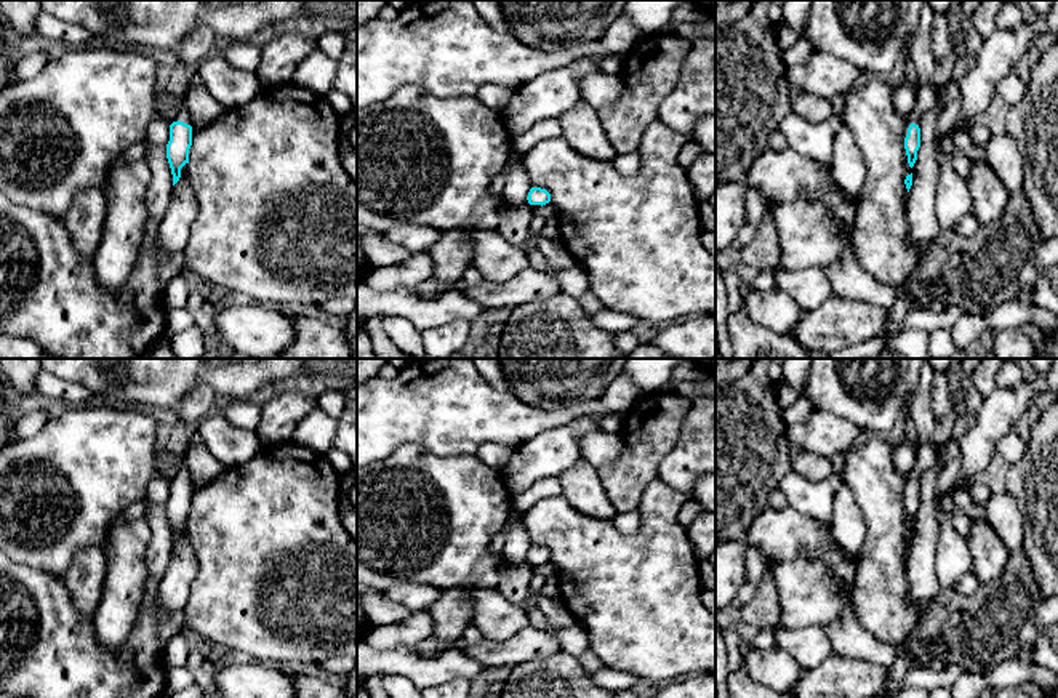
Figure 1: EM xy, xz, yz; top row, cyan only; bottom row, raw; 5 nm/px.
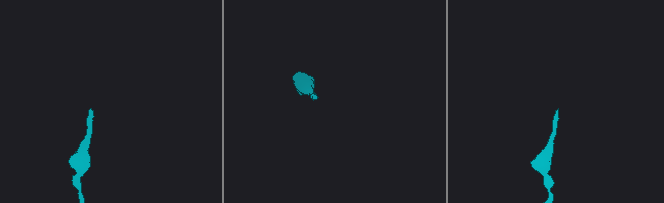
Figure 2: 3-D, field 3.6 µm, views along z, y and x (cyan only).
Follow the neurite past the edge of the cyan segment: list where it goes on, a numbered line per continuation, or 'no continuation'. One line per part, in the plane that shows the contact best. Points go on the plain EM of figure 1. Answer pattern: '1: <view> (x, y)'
1: xy (183, 474)

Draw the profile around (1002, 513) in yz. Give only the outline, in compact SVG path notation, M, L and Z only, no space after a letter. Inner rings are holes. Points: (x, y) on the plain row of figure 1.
M991 493L984 503L986 520L1005 543L1008 554L1023 549L1023 515L1016 501L1007 493Z

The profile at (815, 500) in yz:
M789 471L779 482L779 490L787 499L787 506L797 512L820 522L831 522L834 514L834 498L842 483L842 477L831 474L818 482L810 482L794 471Z

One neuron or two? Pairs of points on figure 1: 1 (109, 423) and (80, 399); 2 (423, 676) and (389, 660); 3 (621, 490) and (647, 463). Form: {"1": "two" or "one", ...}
{"1": "two", "2": "one", "3": "one"}

